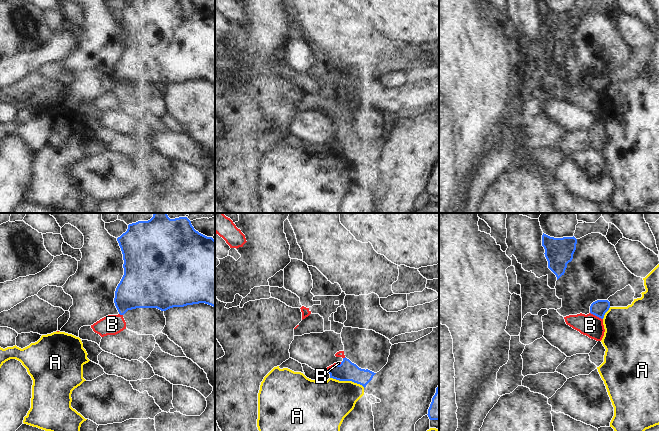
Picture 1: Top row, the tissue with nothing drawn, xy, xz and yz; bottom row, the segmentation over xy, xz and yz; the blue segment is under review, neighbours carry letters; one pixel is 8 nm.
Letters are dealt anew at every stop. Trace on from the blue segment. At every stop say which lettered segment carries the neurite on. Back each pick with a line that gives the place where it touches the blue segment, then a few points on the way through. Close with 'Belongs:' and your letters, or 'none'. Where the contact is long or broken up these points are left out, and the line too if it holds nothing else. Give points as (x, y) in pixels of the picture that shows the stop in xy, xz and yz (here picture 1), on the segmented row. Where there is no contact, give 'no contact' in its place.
Belongs: none

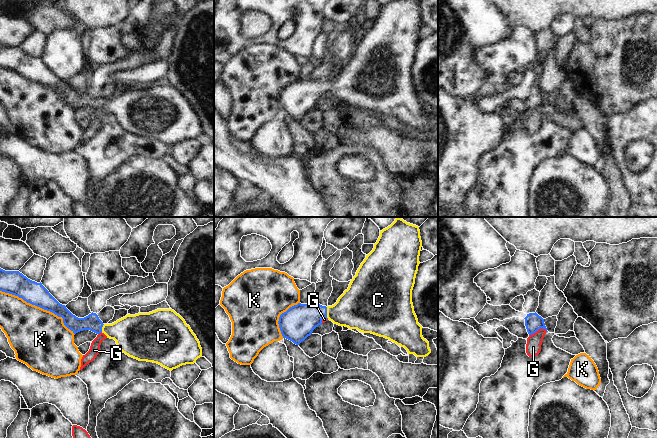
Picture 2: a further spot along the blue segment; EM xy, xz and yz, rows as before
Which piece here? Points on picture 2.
C: meets blue in xz at (326, 313); runs through xz (298, 322), (315, 313), (326, 313), (343, 313), (356, 308)
Belongs: C

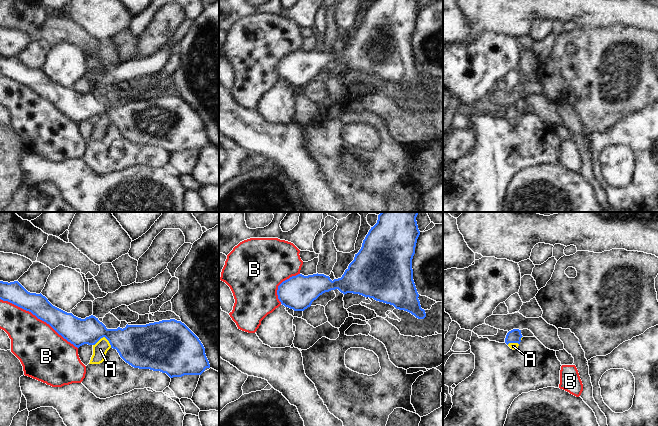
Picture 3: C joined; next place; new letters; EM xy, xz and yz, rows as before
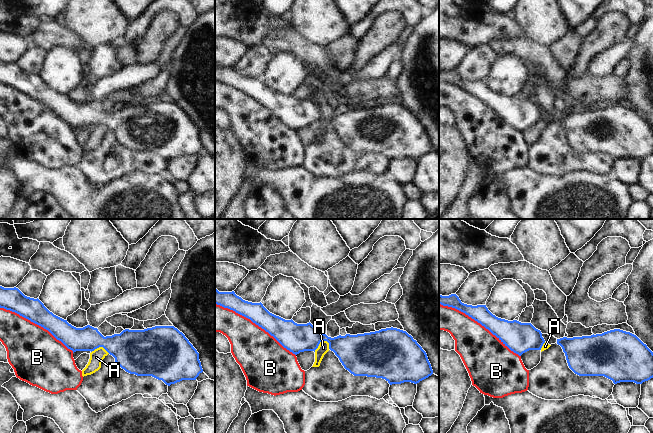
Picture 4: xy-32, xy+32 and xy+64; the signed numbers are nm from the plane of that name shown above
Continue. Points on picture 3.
Belongs: none

